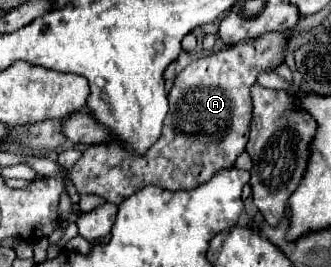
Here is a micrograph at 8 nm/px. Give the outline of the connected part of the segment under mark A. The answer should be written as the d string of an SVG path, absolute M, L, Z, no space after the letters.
M270 32L194 60L176 76L168 94L170 110L164 118L162 134L144 158L130 158L118 144L88 146L74 166L64 168L66 178L74 182L80 194L98 194L118 206L148 184L166 190L188 190L208 182L216 172L232 168L248 142L250 88L258 74L284 62L286 46L284 34Z

